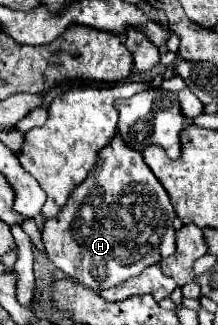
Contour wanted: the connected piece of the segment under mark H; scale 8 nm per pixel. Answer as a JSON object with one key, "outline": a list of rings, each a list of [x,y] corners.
{"outline":[[[120,133],[112,137],[112,141],[98,153],[98,161],[94,169],[88,173],[86,181],[76,185],[70,193],[68,203],[54,219],[48,219],[42,229],[42,243],[46,247],[48,259],[64,271],[70,279],[78,281],[84,287],[94,291],[102,291],[108,287],[122,285],[126,279],[140,275],[146,267],[160,263],[162,259],[174,253],[174,209],[170,197],[160,181],[156,181],[154,173],[146,165],[140,151],[126,147]]]}

